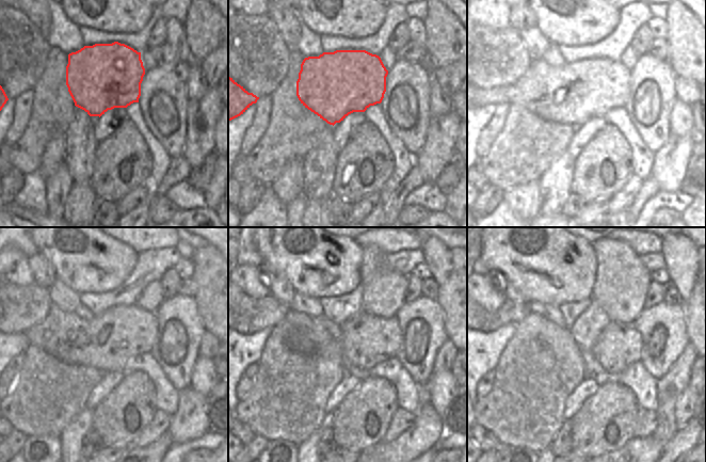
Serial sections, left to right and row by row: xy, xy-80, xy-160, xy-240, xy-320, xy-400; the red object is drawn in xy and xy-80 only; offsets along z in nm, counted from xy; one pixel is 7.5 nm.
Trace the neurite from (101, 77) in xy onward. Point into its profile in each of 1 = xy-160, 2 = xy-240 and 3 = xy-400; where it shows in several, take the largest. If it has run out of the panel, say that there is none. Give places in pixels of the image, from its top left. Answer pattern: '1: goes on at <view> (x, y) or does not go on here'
1: goes on at xy-160 (572, 95)
2: goes on at xy-240 (109, 341)
3: goes on at xy-400 (619, 347)

